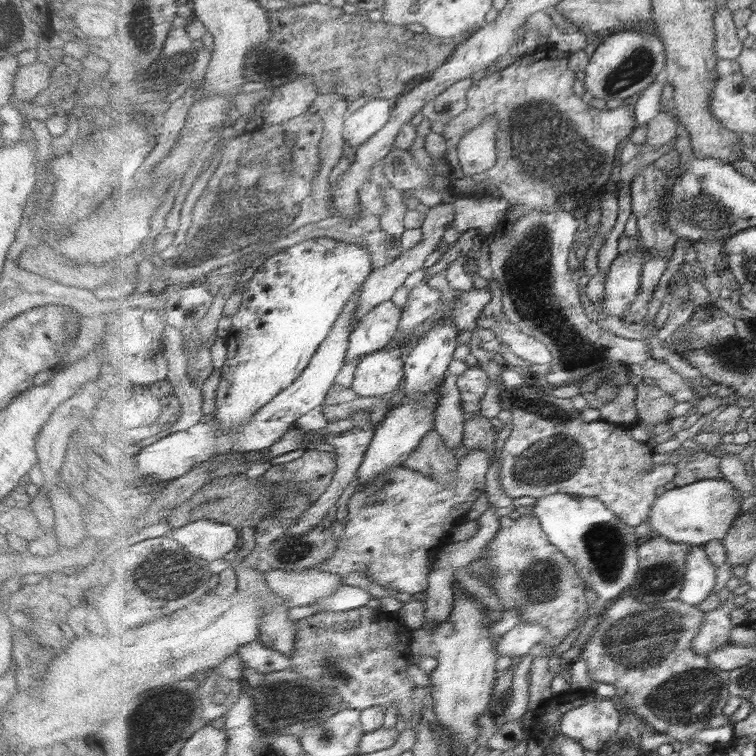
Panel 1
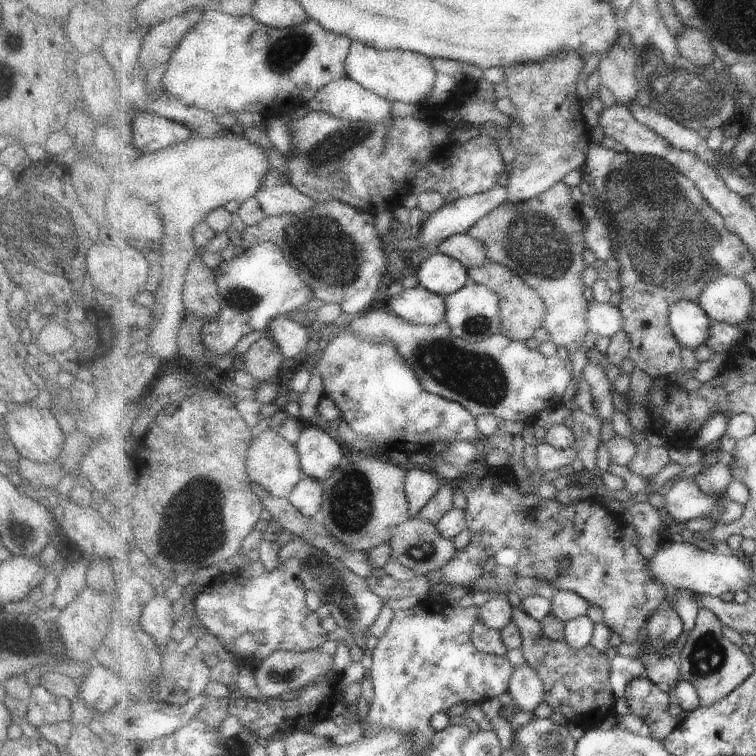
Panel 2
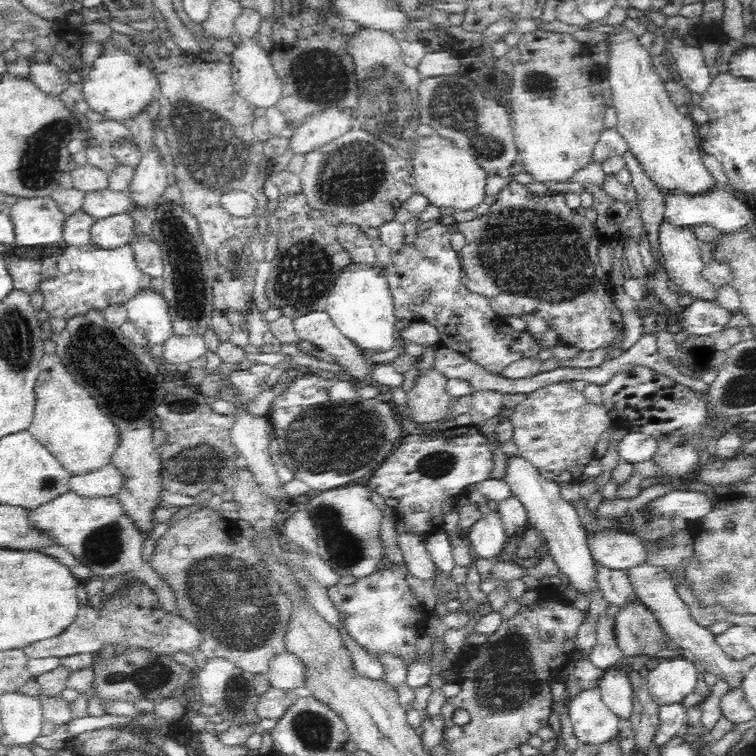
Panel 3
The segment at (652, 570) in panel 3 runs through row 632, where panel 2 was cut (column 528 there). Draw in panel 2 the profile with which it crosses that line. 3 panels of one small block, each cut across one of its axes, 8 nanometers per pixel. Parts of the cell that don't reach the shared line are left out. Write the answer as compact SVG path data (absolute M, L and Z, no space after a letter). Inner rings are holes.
M526 662L515 670L509 692L519 709L533 712L546 701L548 688L540 674Z

